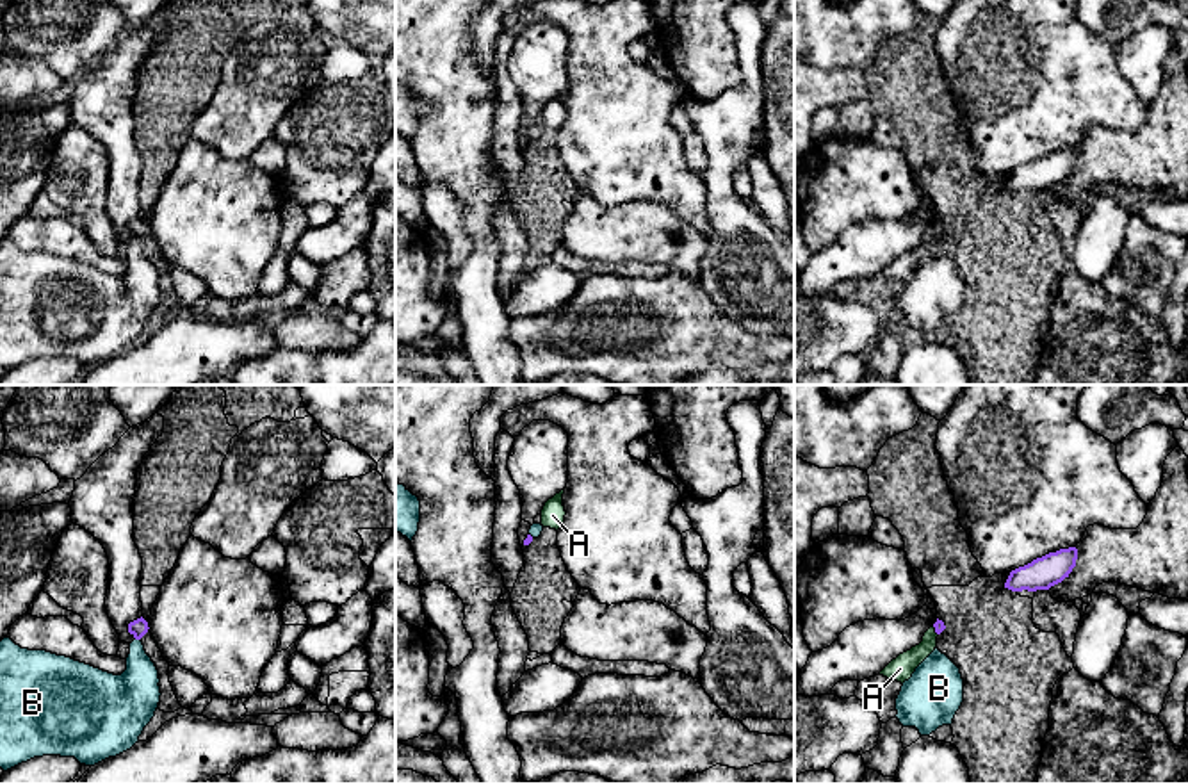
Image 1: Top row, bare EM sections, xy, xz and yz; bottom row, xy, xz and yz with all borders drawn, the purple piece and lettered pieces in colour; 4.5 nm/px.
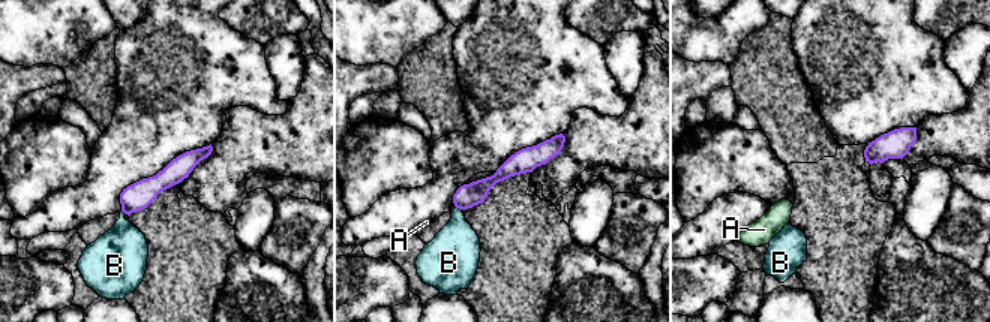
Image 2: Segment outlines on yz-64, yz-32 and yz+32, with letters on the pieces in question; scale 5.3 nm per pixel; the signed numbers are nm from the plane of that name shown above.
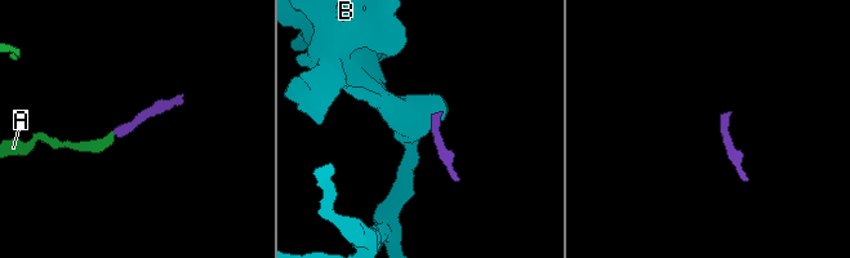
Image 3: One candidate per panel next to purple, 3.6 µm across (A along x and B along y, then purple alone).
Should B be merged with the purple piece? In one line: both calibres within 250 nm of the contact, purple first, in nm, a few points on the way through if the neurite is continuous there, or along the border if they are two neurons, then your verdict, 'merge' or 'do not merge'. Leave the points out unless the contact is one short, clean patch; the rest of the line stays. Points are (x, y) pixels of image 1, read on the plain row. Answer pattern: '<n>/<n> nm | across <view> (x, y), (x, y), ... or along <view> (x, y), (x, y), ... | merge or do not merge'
80/220 nm | along xy (136, 239), (139, 241) | do not merge

